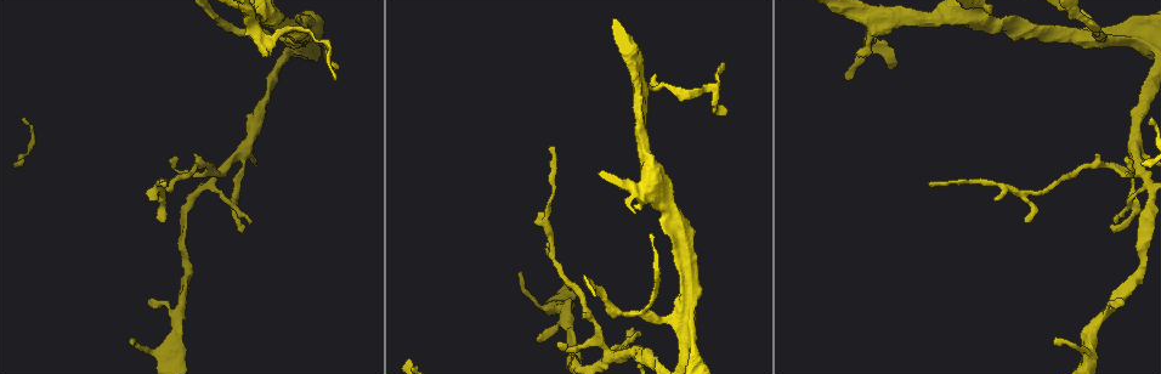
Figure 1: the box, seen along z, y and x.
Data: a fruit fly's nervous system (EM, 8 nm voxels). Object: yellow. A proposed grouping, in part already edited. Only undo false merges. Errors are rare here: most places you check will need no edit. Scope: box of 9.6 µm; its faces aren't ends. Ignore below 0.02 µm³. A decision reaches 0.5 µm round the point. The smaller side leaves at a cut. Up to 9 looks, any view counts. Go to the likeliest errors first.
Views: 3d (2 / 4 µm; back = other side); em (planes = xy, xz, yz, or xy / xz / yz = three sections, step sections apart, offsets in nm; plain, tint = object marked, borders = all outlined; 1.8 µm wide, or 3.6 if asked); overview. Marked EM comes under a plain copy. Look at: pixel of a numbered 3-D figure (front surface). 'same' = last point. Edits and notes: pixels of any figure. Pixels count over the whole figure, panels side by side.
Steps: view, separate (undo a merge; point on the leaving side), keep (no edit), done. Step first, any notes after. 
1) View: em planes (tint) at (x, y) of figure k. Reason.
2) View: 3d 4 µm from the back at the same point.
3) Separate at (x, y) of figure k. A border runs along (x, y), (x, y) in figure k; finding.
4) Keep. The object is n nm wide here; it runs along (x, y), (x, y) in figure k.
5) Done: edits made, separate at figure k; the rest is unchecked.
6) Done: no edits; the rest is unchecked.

View: em planes (tint) at (219, 169) of figure 1. Touches itself.

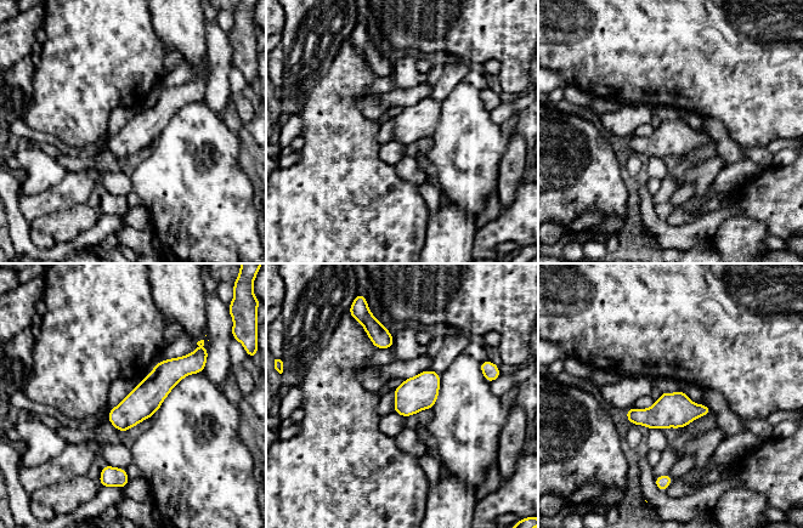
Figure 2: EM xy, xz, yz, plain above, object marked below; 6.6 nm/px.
Keep. It runs along (192, 362), (111, 418) in figure 2; one cell here.

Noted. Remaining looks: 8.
View: em planes (tint) at (604, 299) of figure 1.

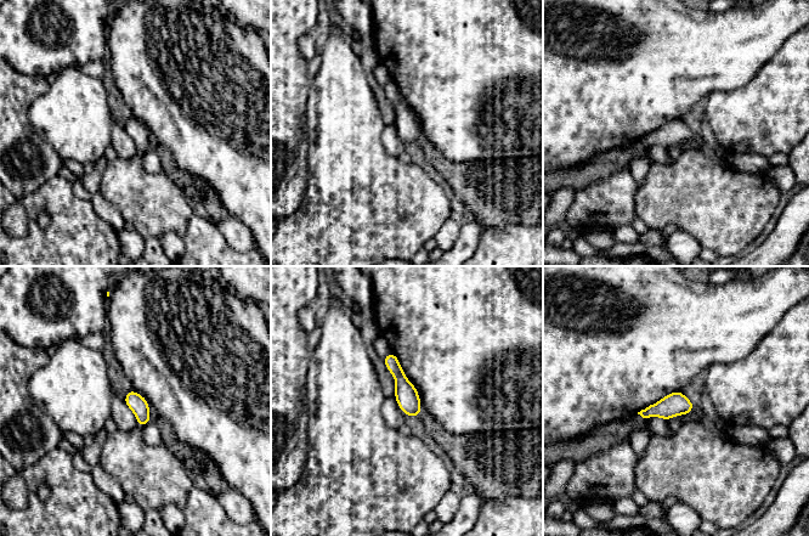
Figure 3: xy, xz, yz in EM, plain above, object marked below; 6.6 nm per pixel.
Keep. It runs along (391, 356), (392, 366), (416, 413) in figure 3; one cell here.

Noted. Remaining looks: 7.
View: 3d 4 µm at (686, 327) of figure 1. A fork.

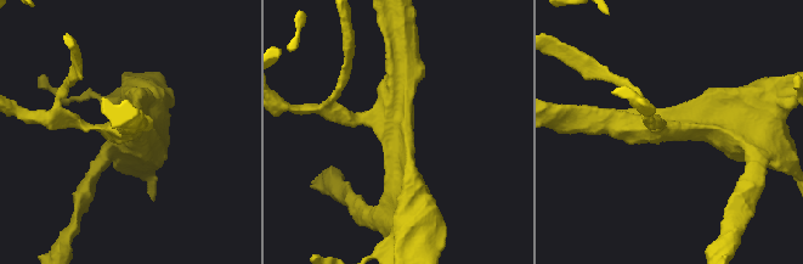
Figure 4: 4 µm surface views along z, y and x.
View: em xz step 16 (tint) at (670, 126) of figure 4. 3 arms meet here; shape alone is not enough.

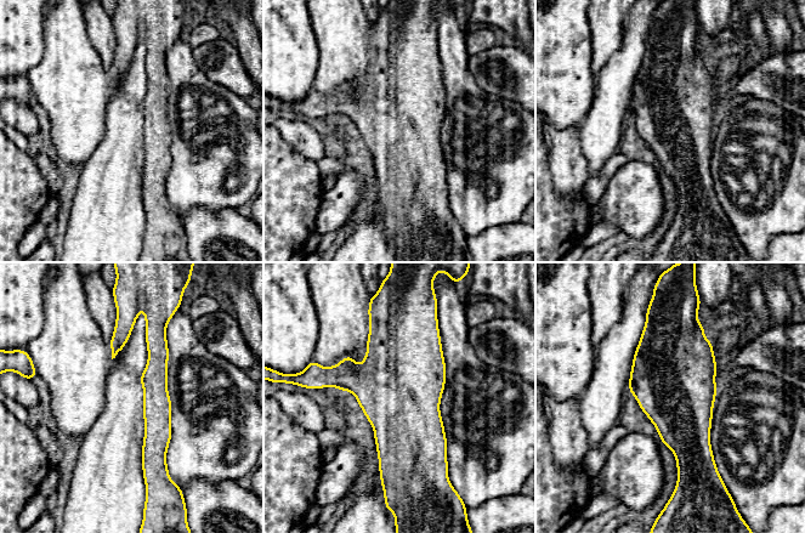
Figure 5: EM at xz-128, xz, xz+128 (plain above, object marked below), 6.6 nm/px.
Keep. The object is 550 nm wide here; it runs along (149, 332), (156, 446), (146, 466) in figure 5; all the same cell.

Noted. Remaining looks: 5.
View: 3d 4 µm at (277, 17) of figure 1. Abrupt turn.

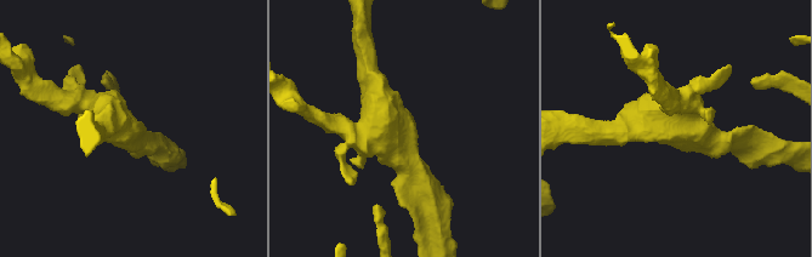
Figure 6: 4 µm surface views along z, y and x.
View: em planes (borders) at (692, 135) of figure 6.

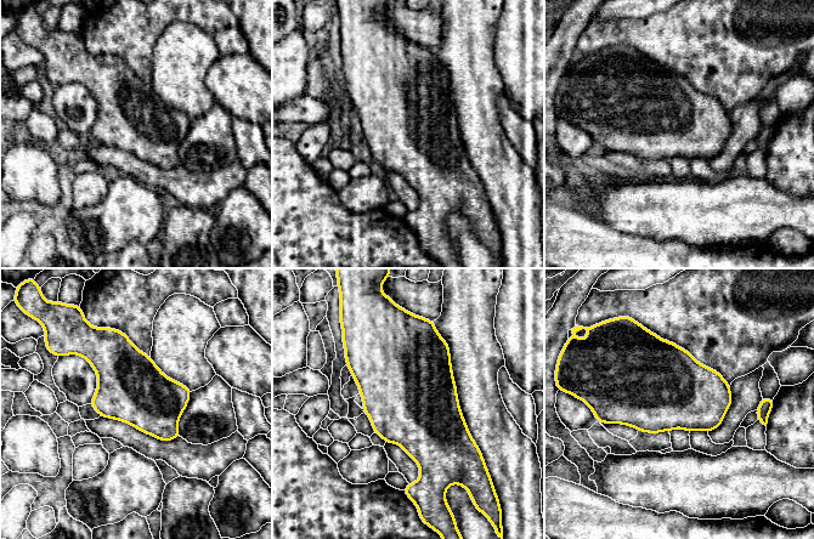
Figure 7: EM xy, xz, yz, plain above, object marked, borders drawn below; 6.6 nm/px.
Keep. The object is 460 nm wide here; one cell here.

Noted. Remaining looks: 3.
Done: no edits; the rest is unchecked.

